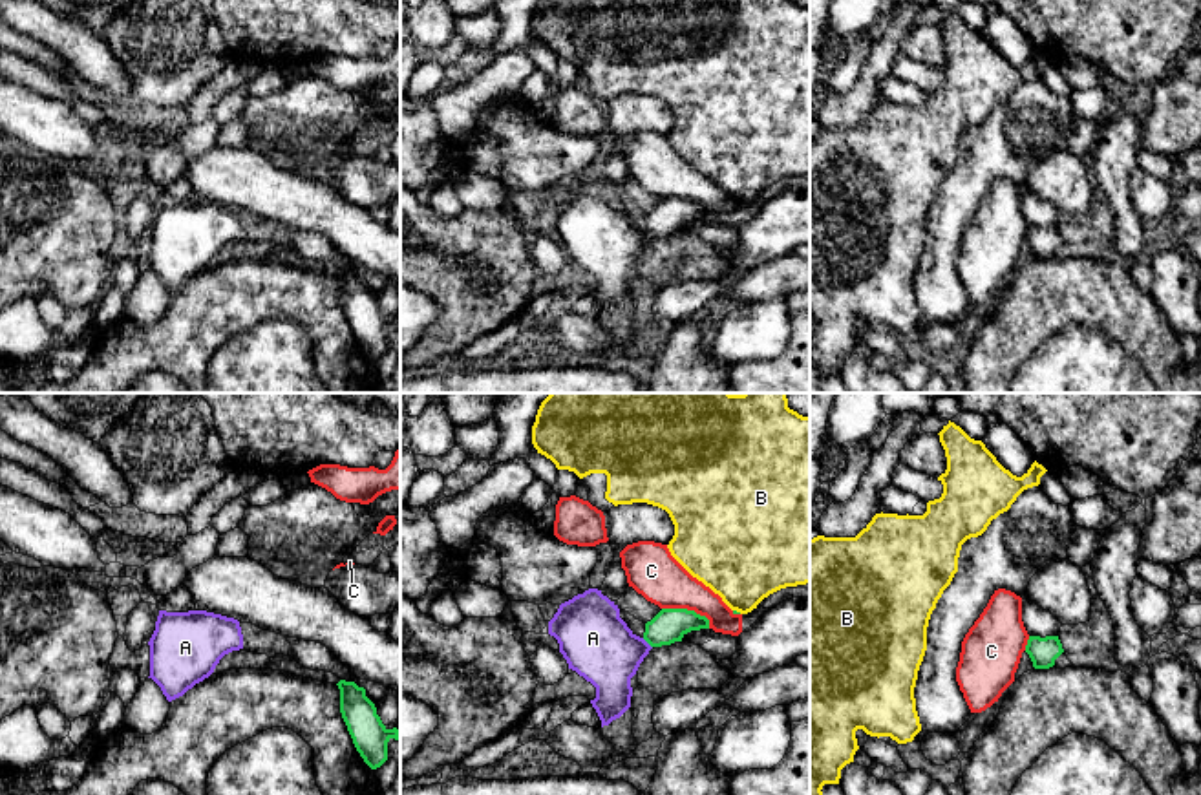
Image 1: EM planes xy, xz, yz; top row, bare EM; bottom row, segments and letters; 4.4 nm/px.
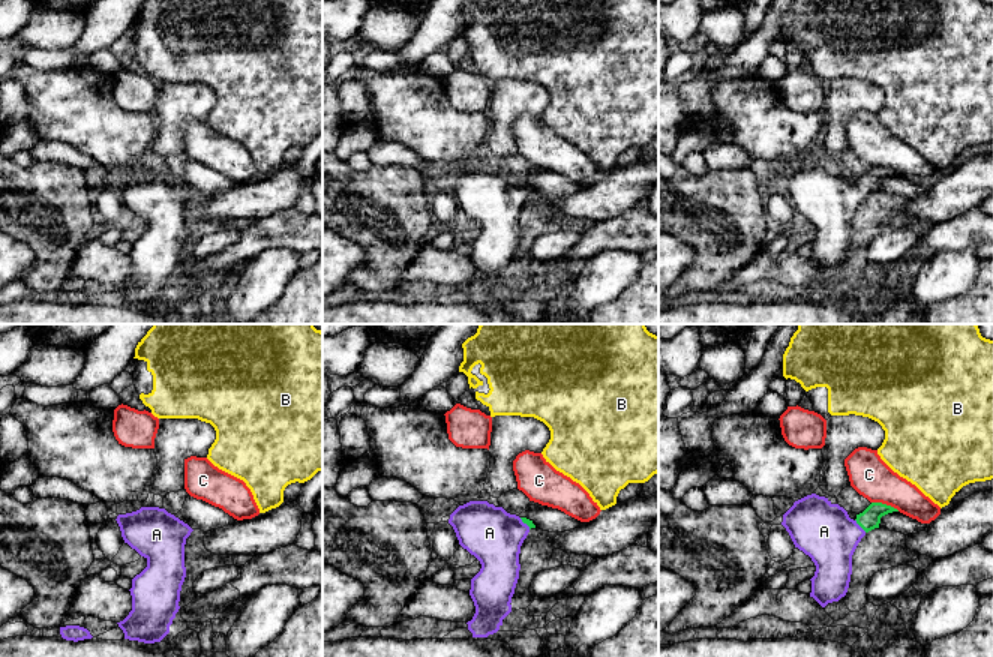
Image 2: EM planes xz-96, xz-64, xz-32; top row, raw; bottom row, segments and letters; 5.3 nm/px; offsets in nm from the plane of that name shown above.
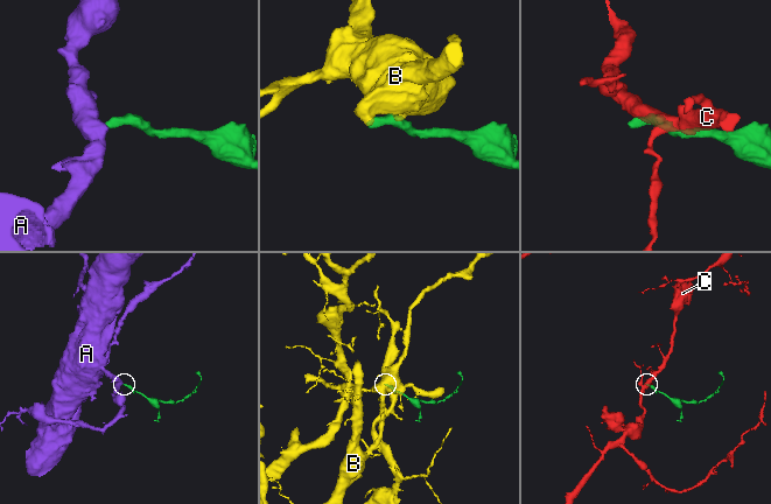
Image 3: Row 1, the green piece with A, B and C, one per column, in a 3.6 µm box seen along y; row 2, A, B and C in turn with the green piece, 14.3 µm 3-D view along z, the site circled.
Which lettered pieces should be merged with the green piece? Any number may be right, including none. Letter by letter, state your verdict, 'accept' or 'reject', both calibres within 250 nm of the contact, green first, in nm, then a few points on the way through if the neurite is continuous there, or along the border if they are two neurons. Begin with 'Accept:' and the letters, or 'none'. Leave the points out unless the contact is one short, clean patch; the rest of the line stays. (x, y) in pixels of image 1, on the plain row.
Accept: A
A: accept | 150/300 nm | across xz (669, 216), (648, 233), (605, 234), (593, 229)
B: reject | 20/400 nm | along xz (733, 200), (741, 203)
C: reject | 150/220 nm | along xz (662, 198), (693, 200), (708, 211), (710, 218)

